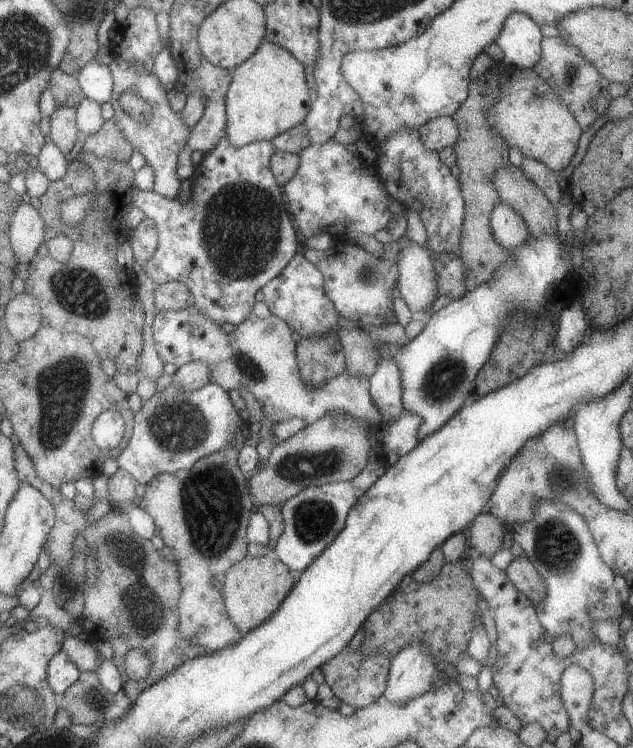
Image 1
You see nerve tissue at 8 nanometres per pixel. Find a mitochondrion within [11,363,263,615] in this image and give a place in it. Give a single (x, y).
(213, 499)

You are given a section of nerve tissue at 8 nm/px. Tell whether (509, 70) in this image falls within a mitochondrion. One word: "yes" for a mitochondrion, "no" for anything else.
no

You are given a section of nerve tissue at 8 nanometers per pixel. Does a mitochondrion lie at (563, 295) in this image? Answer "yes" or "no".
no

